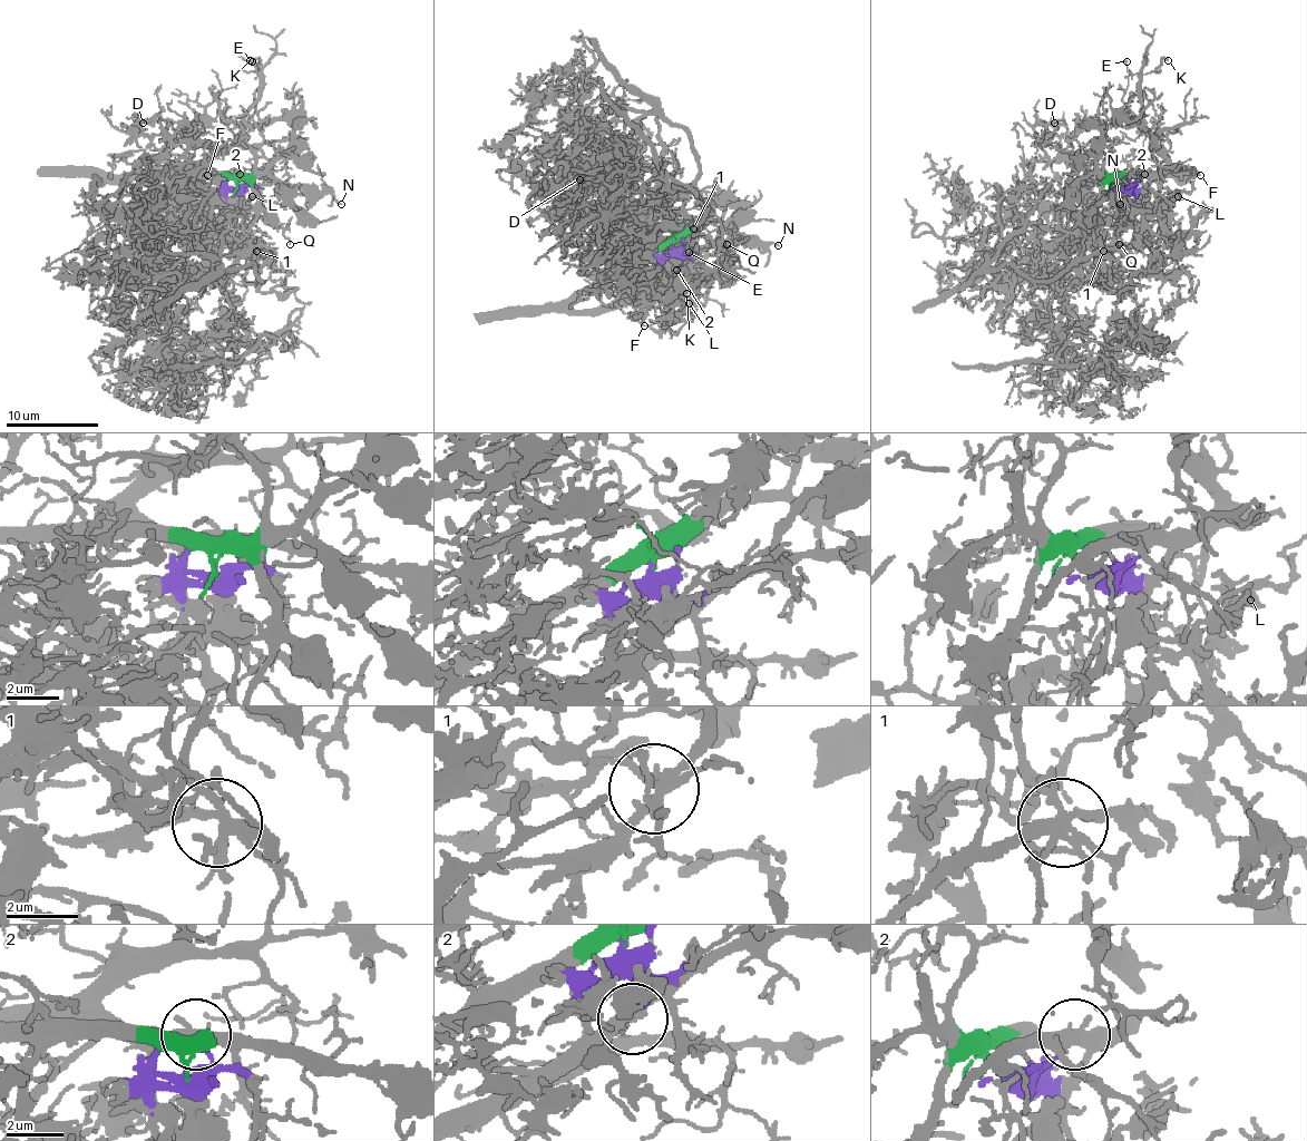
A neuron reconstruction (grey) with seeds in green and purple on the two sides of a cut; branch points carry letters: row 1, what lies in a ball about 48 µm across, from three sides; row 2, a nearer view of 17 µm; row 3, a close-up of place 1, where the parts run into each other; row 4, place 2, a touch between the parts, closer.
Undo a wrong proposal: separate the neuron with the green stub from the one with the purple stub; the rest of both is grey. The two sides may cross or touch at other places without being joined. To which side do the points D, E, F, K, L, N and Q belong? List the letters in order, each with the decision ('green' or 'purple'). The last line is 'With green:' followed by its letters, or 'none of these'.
D: purple
E: green
F: purple
K: green
L: purple
N: green
Q: purple
With green: E, K, N

